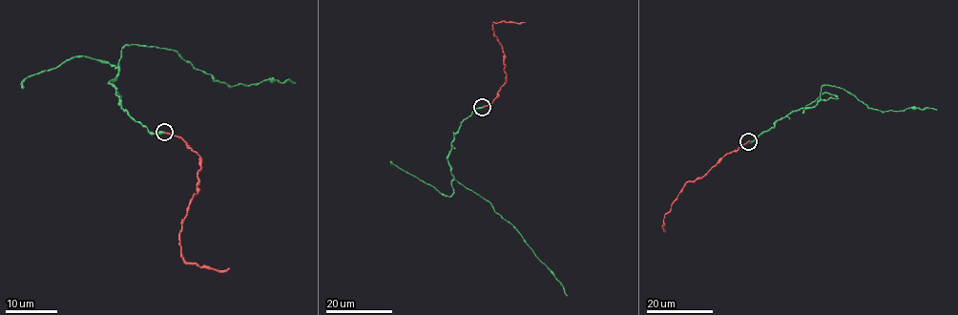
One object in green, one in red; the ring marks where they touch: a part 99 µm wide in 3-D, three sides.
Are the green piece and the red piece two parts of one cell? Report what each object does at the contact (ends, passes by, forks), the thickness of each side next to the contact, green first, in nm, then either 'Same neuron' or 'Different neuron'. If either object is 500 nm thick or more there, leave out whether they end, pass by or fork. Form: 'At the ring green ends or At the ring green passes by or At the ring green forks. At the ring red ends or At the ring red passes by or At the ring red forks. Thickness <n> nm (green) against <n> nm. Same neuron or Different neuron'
At the ring green ends. At the ring red ends. Thickness 360 nm (green) against 240 nm. Same neuron

